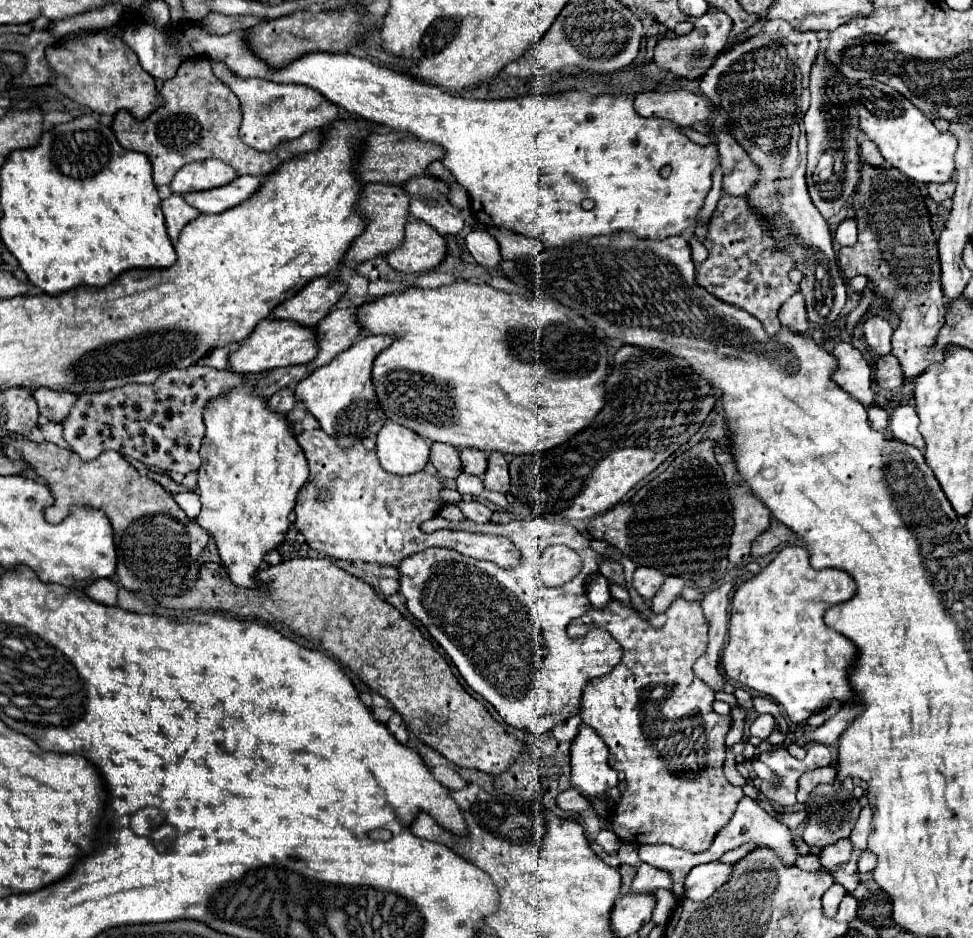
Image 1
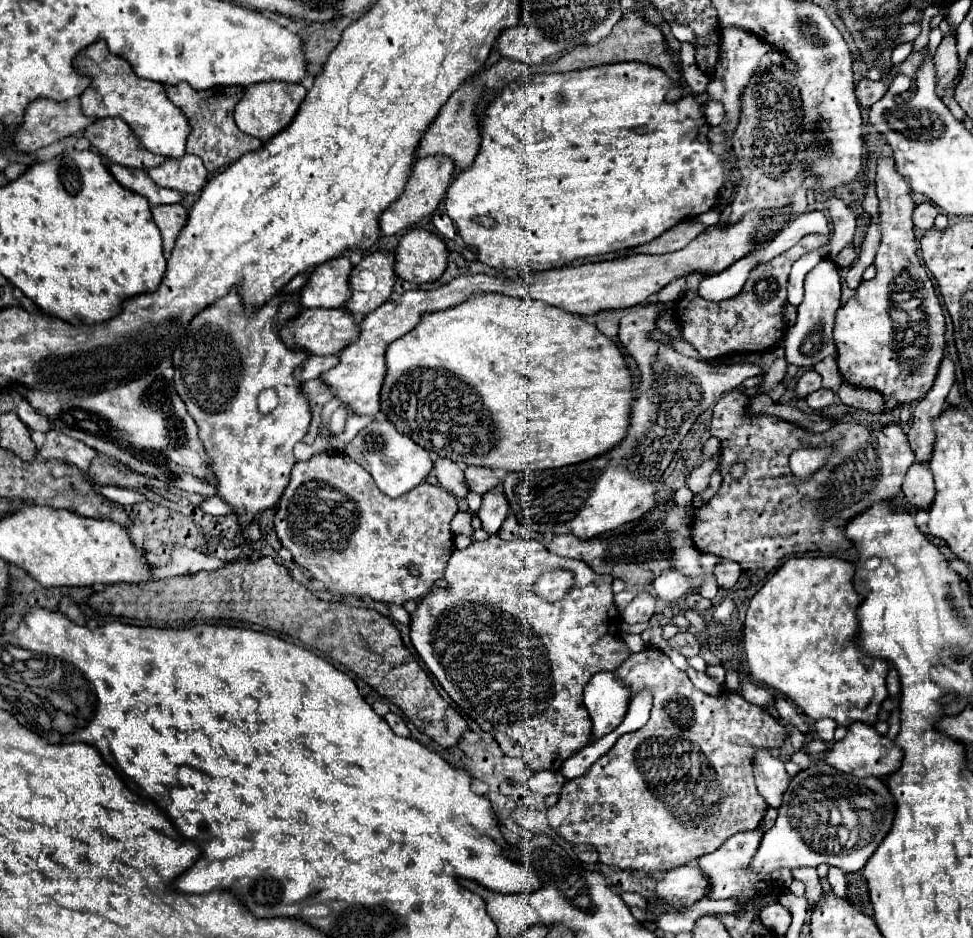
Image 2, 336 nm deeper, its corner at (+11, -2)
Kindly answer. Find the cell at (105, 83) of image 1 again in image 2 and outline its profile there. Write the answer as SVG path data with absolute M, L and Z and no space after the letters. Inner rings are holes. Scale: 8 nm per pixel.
M103 40L81 50L81 54L73 60L73 66L91 78L87 90L81 94L81 112L85 116L123 118L137 134L139 142L153 154L163 154L169 158L181 158L185 154L189 124L185 114L175 108L165 96L163 84L157 84L153 80L141 80L139 86L139 78L129 66L129 62L121 56L111 54Z

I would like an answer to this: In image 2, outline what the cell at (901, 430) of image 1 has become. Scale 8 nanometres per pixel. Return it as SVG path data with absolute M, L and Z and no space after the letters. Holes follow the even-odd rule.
M913 462L903 480L903 494L915 508L927 508L933 502L933 474L927 462Z

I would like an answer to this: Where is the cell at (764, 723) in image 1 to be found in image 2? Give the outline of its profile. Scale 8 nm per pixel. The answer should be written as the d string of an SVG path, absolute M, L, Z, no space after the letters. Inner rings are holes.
M757 748L757 752L753 752L753 774L759 794L769 806L777 808L781 804L781 794L789 784L785 762L771 750Z

